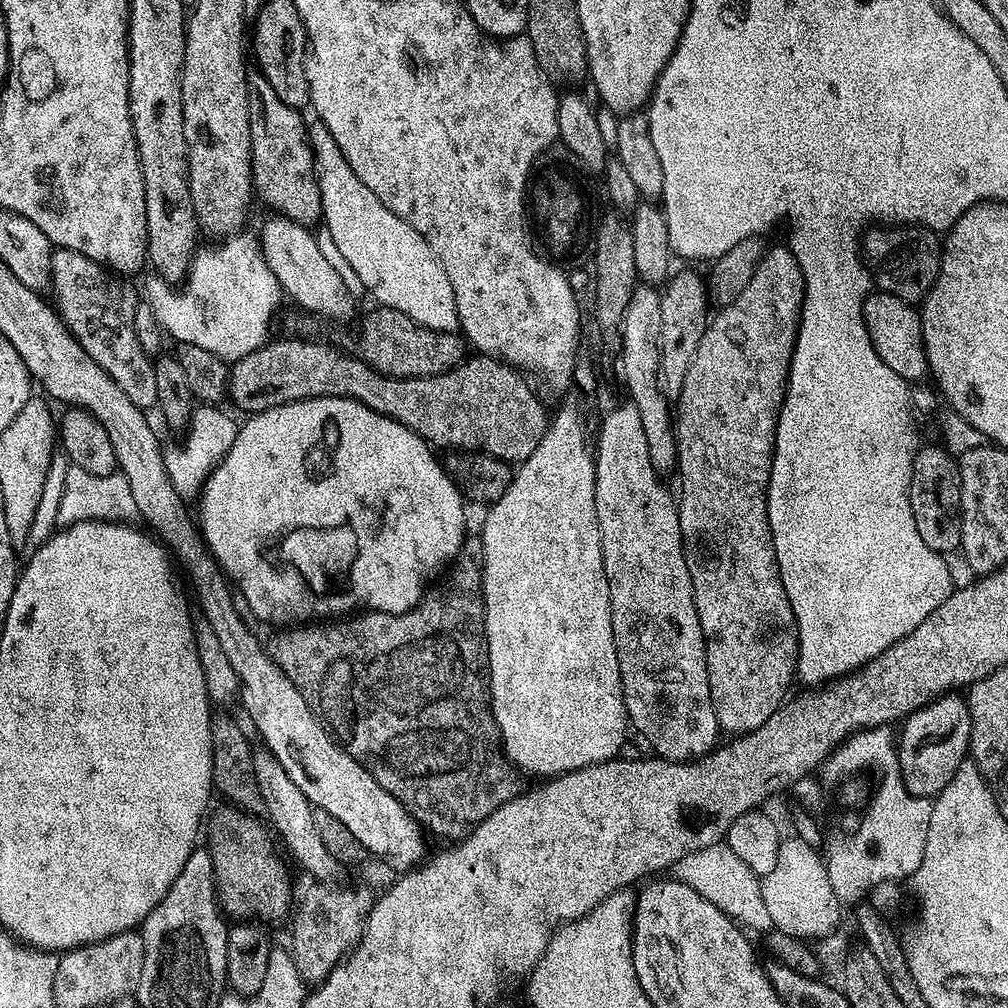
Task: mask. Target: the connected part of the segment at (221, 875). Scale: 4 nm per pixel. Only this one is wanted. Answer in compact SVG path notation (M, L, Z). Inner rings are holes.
M235 806L224 807L228 808L222 809L213 818L212 829L209 830L206 841L208 853L212 855L214 862L219 907L227 915L229 912L236 916L232 918L255 918L265 922L264 920L280 920L284 915L287 917L293 907L294 896L292 900L288 868L276 853L277 841L273 833L267 827L264 829L247 811Z

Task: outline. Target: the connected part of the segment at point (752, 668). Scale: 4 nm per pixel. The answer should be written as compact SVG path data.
M787 247L776 248L765 251L760 257L760 263L757 264L754 274L750 278L750 282L742 290L742 294L738 294L738 298L731 306L723 309L719 313L720 317L713 319L708 325L708 331L705 332L702 342L698 346L698 350L694 354L694 362L690 366L690 370L686 374L686 382L680 391L678 401L678 415L674 420L674 431L676 434L676 454L678 457L678 473L680 472L680 496L678 492L678 507L680 510L680 529L682 530L682 538L684 539L684 557L686 558L686 566L690 570L690 578L692 579L692 589L694 590L694 598L696 599L696 609L698 610L698 622L702 626L702 634L706 642L706 662L708 663L708 681L710 682L710 698L714 702L714 710L716 711L716 721L720 723L721 729L728 734L743 734L745 732L753 732L758 730L758 726L762 726L762 722L766 722L766 718L770 712L777 712L781 704L785 703L786 697L789 695L788 687L791 686L792 680L798 676L798 657L800 655L800 638L796 631L796 615L792 613L790 602L786 598L786 590L780 581L780 567L776 564L776 555L774 554L774 546L772 545L772 535L770 534L770 526L768 525L768 479L770 478L770 469L772 468L772 450L776 442L776 419L780 413L780 404L784 401L784 394L788 387L788 367L792 361L792 351L796 345L796 333L800 327L800 314L804 307L804 279L802 278L802 270L798 266L798 262L792 257L791 251Z

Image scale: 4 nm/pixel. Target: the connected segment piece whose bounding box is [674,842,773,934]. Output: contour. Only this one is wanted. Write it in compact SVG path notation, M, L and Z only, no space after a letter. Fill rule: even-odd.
M721 842L714 846L706 846L706 850L694 850L694 854L686 854L686 858L682 858L682 860L675 865L674 876L675 879L681 880L686 886L690 886L690 890L698 890L698 894L706 902L716 904L718 910L729 914L752 912L752 928L754 931L761 932L761 934L767 934L773 931L772 919L766 911L766 902L762 899L761 877L756 876L754 872L738 858L738 854L734 854L734 850L730 850L730 846L726 842Z

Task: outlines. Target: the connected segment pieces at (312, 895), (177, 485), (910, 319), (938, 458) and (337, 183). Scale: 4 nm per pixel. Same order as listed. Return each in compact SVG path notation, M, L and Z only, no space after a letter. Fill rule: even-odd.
M340 882L313 883L313 888L306 889L301 900L299 897L291 917L293 920L290 951L298 974L312 986L325 980L336 965L355 948L364 932L368 911L374 903L374 892L370 889L351 888L348 884L336 883Z
M200 406L188 420L183 433L184 445L172 444L164 448L166 474L170 474L170 482L185 501L192 502L199 497L208 475L224 462L224 455L234 446L237 431L237 421L232 421L220 406Z
M873 291L864 303L864 325L878 350L878 358L904 380L915 382L929 375L928 352L924 349L924 331L920 326L920 312L909 301L889 292Z
M921 447L912 467L912 481L908 487L910 506L914 514L914 526L922 534L922 542L930 550L941 554L960 548L960 469L957 461L943 447Z
M313 135L311 141L316 181L320 187L322 224L337 243L339 253L350 262L365 289L370 290L370 296L372 292L377 305L398 310L434 332L456 332L460 319L456 313L454 290L426 238L422 238L414 226L402 222L370 186L357 178L332 136L319 135Z

